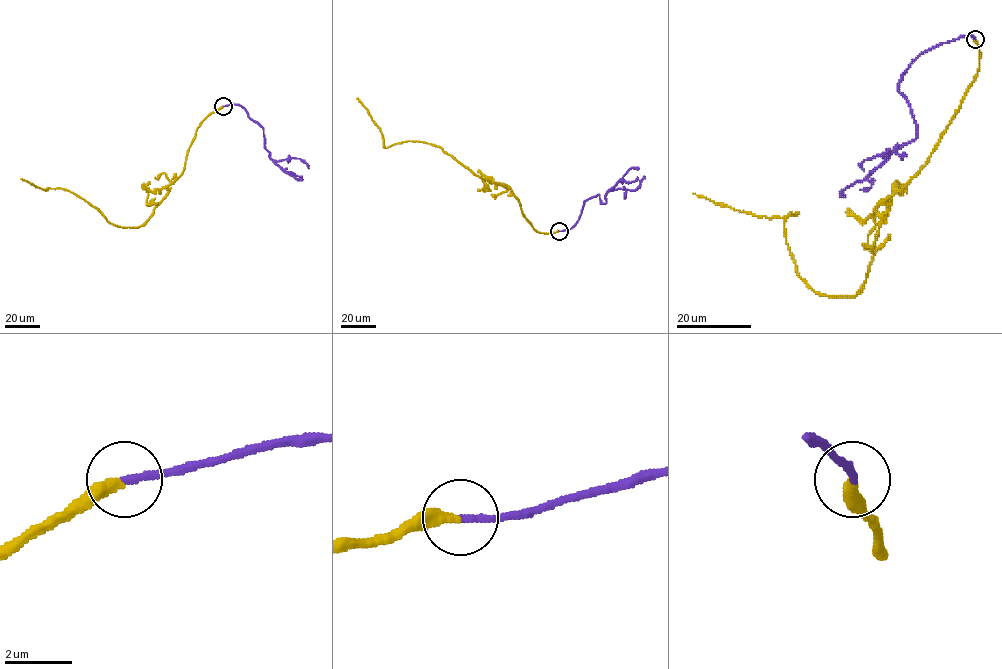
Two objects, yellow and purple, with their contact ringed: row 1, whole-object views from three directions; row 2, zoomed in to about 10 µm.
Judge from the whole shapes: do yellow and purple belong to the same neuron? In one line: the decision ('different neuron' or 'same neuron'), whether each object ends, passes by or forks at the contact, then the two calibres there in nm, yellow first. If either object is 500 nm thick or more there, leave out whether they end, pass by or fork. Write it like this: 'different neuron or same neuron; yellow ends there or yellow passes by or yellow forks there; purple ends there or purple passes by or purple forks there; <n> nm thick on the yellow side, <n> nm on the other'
same neuron; yellow ends there; purple ends there; 360 nm thick on the yellow side, 220 nm on the other

